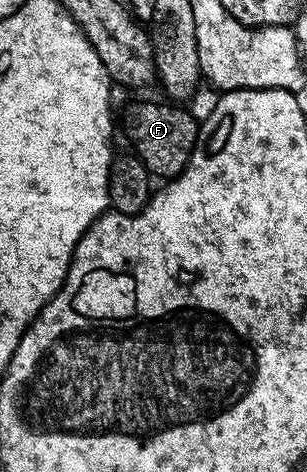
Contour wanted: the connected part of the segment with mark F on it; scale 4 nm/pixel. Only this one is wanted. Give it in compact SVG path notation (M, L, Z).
M141 101L129 109L125 117L125 129L129 132L132 152L145 162L150 178L162 177L168 183L187 167L191 151L197 146L198 118L193 118L185 107L176 107L171 103L156 105L153 101Z

